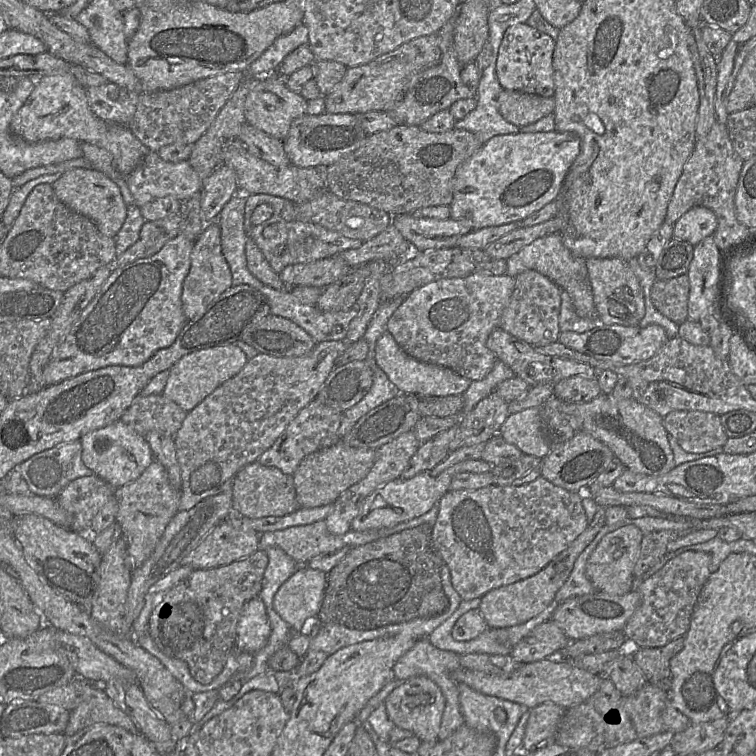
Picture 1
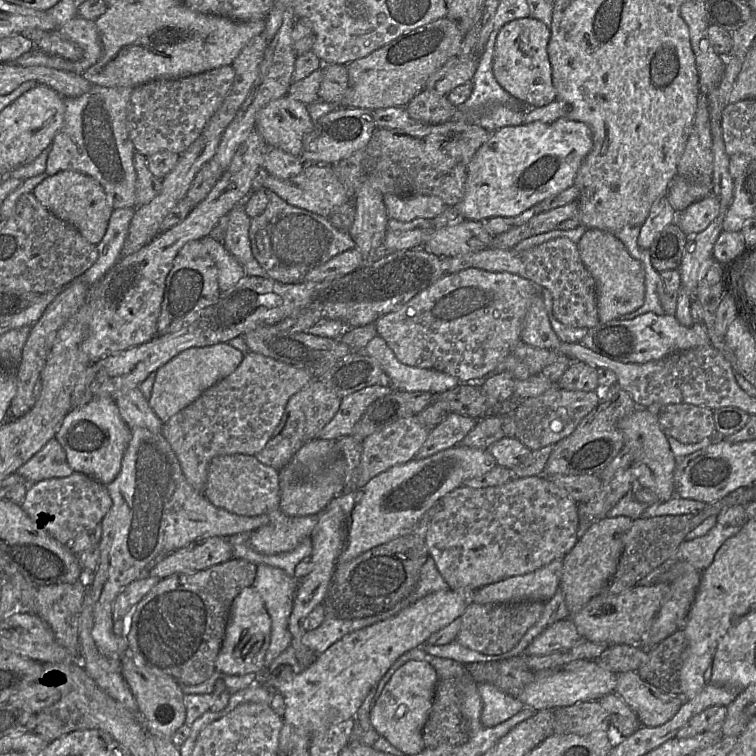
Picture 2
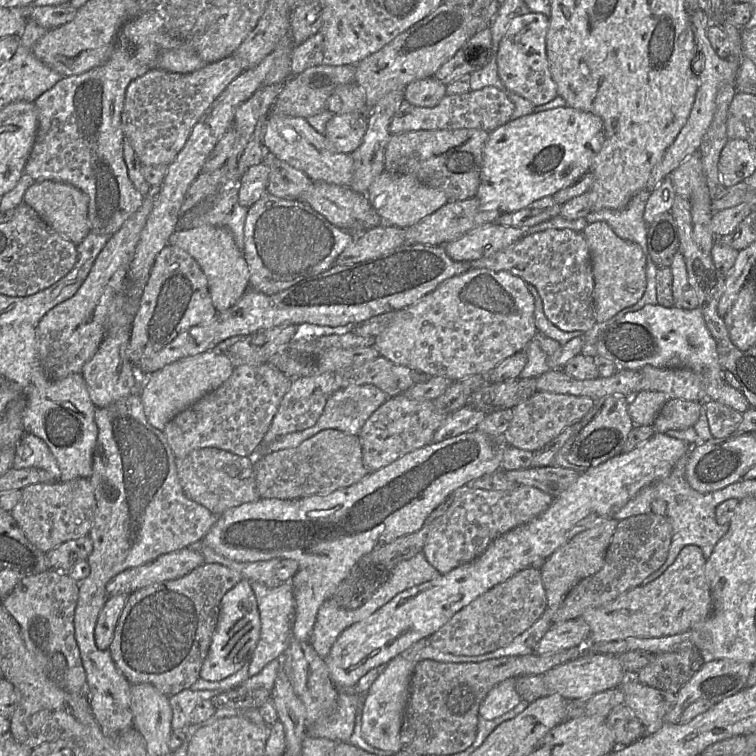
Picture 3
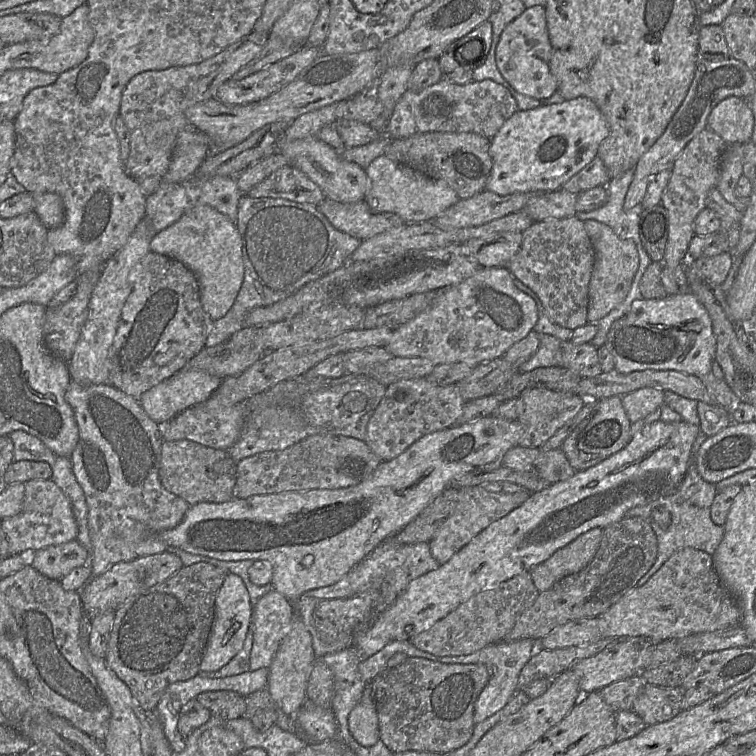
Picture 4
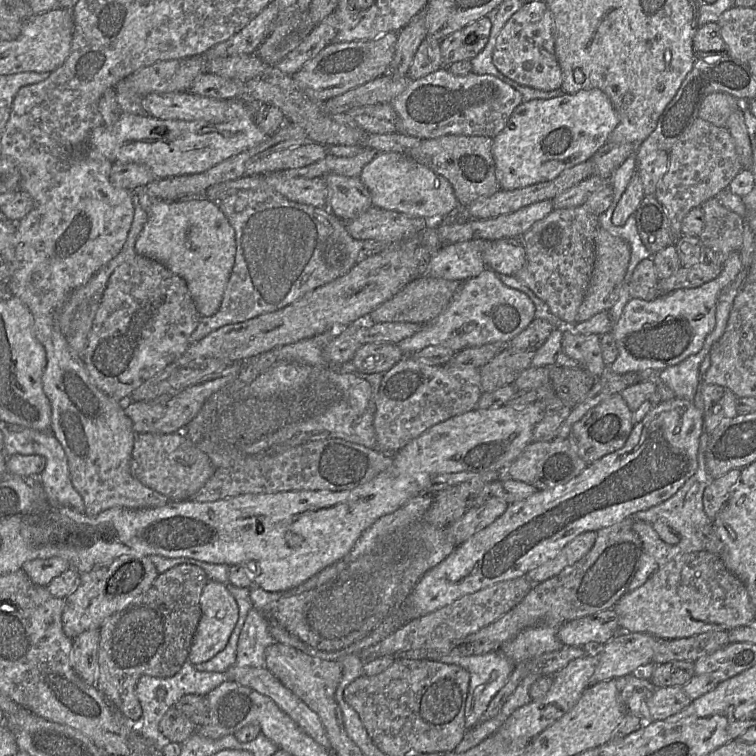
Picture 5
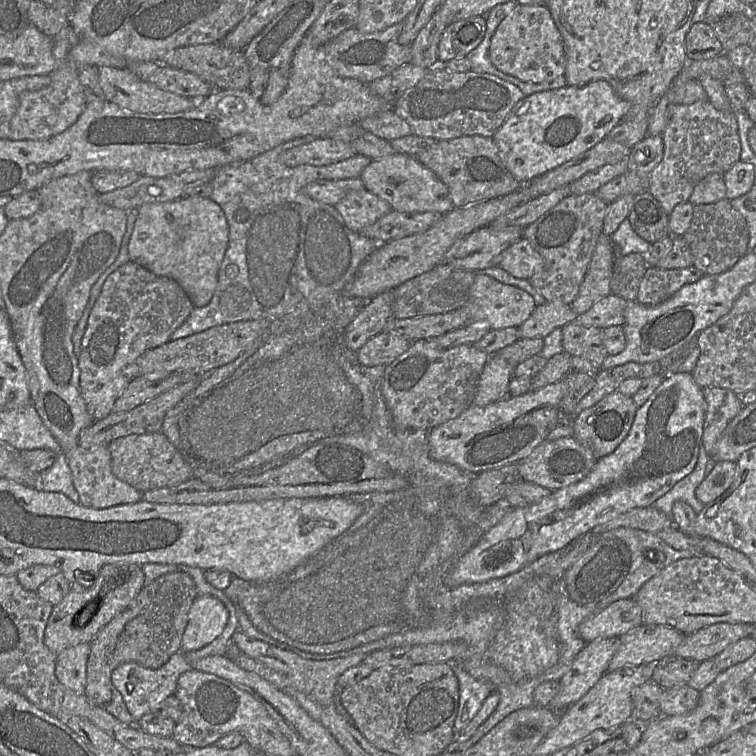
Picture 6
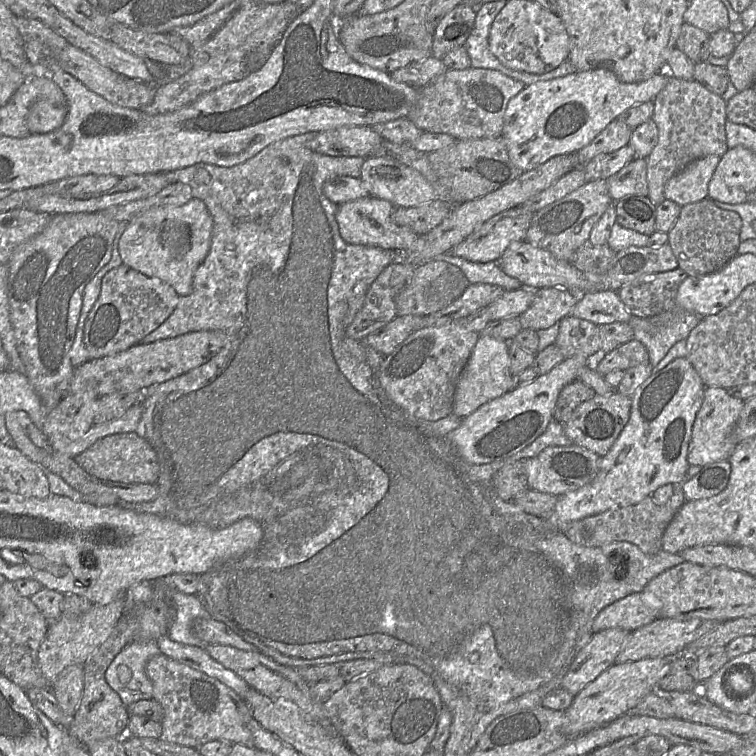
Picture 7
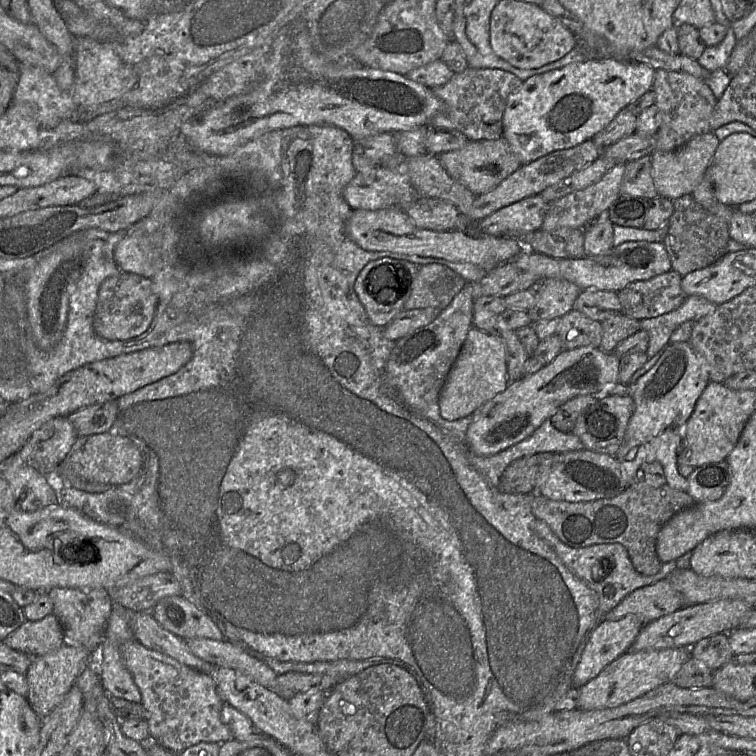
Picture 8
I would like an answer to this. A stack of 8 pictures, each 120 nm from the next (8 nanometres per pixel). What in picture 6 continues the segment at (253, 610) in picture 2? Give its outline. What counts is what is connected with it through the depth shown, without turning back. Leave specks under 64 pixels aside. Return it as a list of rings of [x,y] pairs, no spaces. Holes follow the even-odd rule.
[[[197,592],[189,608],[179,652],[208,648],[223,633],[228,620],[229,611],[221,600]]]

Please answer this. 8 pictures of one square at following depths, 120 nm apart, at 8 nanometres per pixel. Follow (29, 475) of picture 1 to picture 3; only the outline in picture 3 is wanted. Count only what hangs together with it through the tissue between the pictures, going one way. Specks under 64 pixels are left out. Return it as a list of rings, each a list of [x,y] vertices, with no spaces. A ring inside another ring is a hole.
[[[24,434],[16,446],[12,468],[39,468],[60,480],[61,471],[55,457],[43,440],[32,434]]]

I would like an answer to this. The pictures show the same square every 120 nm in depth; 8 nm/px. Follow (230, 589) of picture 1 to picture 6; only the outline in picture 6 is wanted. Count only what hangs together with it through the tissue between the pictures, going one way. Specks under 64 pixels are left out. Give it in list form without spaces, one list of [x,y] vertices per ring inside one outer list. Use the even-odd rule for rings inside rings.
[[[182,571],[163,574],[152,581],[147,581],[133,601],[94,636],[89,642],[87,682],[83,692],[93,704],[105,709],[121,723],[127,726],[133,725],[133,718],[122,695],[112,683],[112,673],[119,665],[127,662],[135,662],[149,669],[158,669],[174,653],[179,652],[181,637],[187,624],[189,608],[196,595],[197,590],[190,575]]]

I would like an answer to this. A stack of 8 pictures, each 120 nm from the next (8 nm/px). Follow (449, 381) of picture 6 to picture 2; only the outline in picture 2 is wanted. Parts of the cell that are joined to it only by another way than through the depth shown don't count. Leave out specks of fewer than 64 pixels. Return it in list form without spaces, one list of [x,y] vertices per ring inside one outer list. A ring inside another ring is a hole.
[[[418,416],[402,418],[384,429],[369,435],[362,442],[363,451],[358,470],[357,483],[354,490],[364,487],[372,478],[399,464],[414,459],[424,445],[430,429],[425,427]]]

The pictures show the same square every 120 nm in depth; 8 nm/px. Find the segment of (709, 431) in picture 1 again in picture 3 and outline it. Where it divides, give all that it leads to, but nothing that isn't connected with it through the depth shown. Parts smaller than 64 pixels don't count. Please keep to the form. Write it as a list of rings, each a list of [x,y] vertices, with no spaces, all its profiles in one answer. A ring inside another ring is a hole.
[[[670,398],[655,418],[654,430],[666,433],[668,430],[684,430],[693,427],[699,419],[701,409],[701,402]]]

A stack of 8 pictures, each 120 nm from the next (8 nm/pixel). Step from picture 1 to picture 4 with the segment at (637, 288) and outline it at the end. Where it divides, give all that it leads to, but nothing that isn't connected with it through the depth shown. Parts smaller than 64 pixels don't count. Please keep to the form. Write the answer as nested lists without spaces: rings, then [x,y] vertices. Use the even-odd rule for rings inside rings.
[[[585,220],[585,229],[593,244],[595,262],[589,283],[587,320],[599,322],[626,298],[639,266],[639,254],[633,240],[620,238],[608,225]]]

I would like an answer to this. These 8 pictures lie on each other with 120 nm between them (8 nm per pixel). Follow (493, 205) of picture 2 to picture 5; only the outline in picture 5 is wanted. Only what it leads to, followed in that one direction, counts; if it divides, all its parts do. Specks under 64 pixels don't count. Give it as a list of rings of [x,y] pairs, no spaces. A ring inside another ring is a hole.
[[[600,89],[580,90],[549,99],[522,102],[512,112],[506,126],[493,137],[492,155],[496,179],[502,190],[523,188],[550,181],[563,170],[590,159],[608,140],[619,123],[618,115],[608,96]]]

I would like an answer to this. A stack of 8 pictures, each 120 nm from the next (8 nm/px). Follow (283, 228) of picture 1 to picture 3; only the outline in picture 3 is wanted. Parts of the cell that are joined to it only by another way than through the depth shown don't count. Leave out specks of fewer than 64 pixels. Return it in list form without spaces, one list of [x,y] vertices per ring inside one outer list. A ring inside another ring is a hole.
[[[265,192],[247,209],[244,221],[243,257],[249,270],[249,288],[273,295],[306,278],[323,273],[335,265],[338,256],[354,240],[354,234],[333,225],[301,199],[287,200]]]

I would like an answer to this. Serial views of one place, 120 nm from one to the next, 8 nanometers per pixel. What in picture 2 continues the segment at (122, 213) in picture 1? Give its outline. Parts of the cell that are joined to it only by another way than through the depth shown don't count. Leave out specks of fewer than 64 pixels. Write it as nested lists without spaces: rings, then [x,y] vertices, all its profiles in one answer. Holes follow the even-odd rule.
[[[62,171],[45,178],[32,193],[52,214],[75,227],[88,242],[95,245],[101,242],[114,208],[95,179],[76,171]]]

